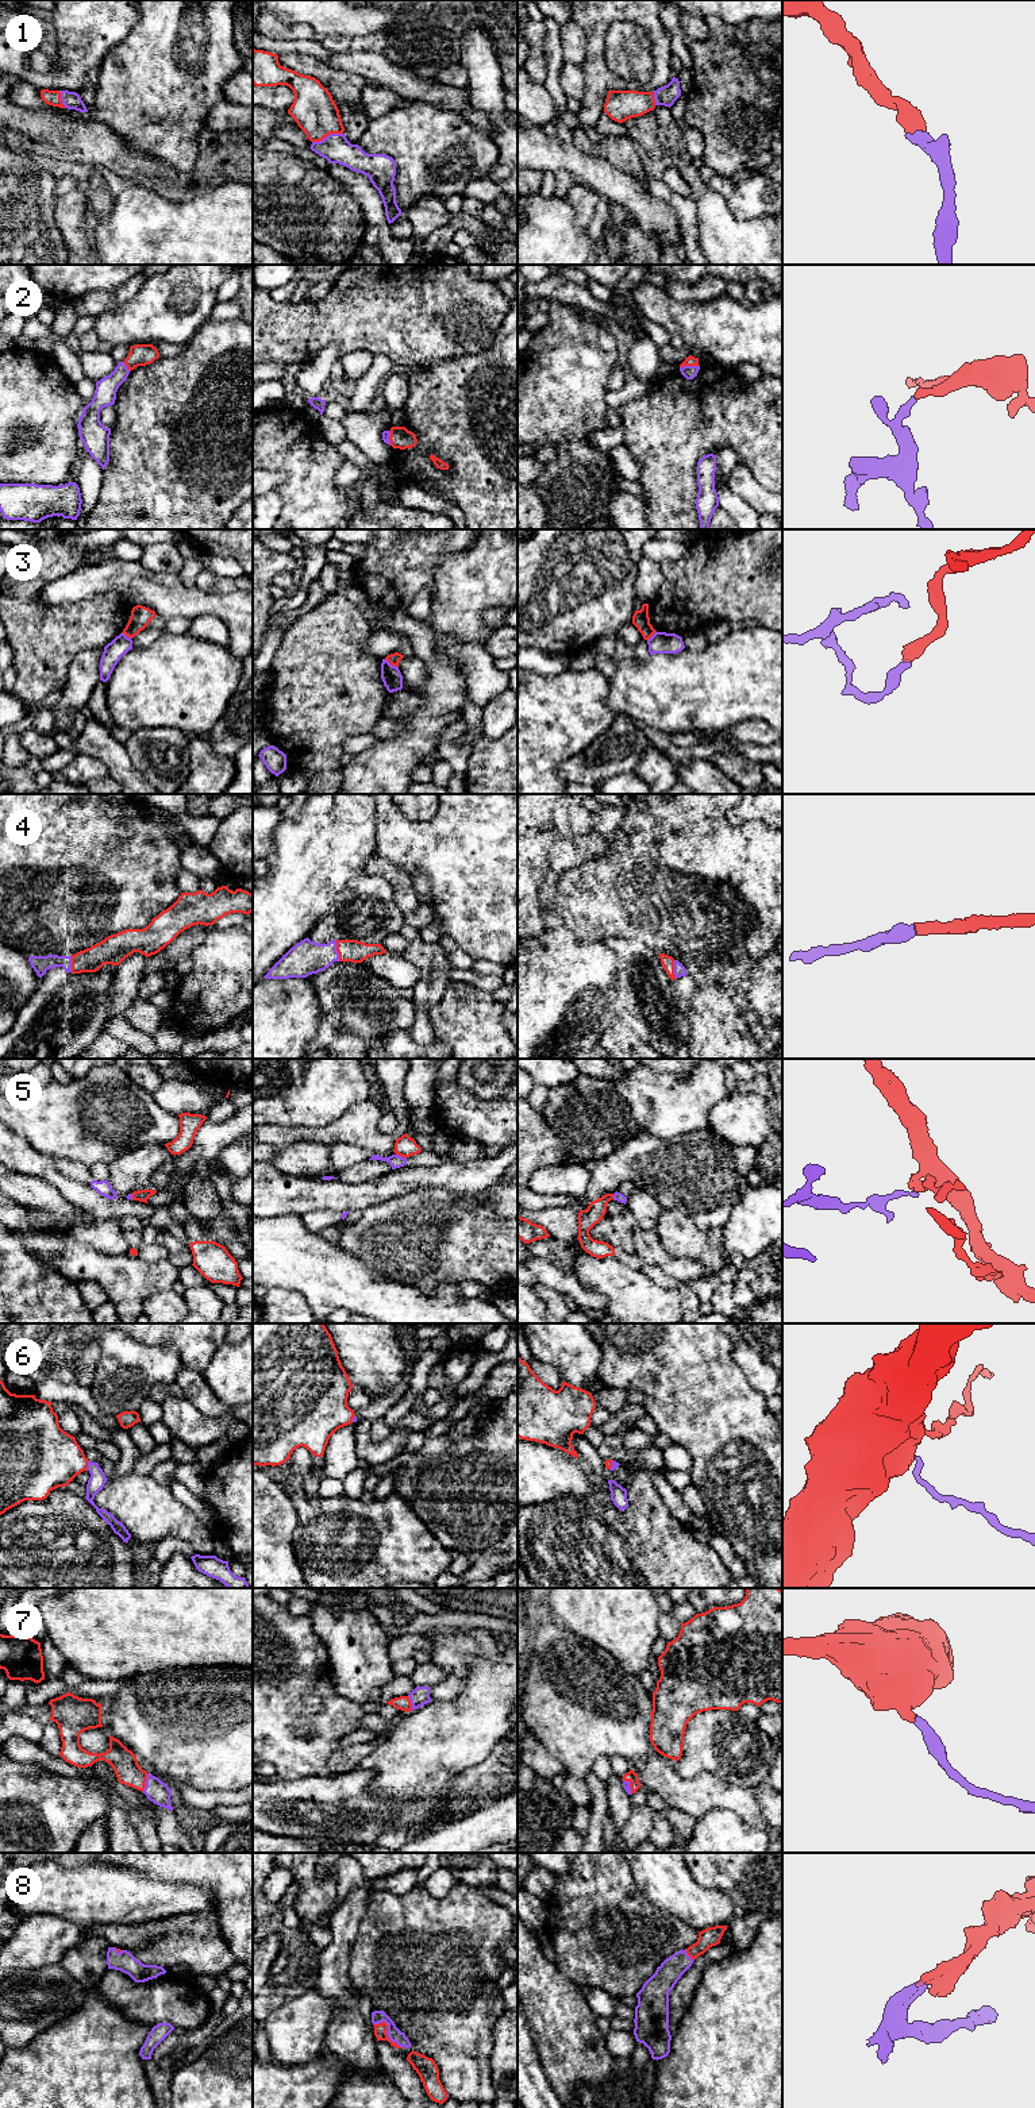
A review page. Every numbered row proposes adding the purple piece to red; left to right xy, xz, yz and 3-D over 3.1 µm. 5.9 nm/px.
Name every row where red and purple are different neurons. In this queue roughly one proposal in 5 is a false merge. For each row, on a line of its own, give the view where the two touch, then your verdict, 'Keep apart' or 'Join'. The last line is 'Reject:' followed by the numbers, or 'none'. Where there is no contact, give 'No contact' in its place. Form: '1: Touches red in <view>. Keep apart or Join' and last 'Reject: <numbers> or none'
1: Touches red in xz. Join
2: Touches red in yz. Join
3: Touches red in xz. Keep apart
4: Touches red in xz. Join
5: Touches red in xz. Keep apart
6: Touches red in xy. Join
7: Touches red in xy. Join
8: Touches red in xz. Join
Reject: 3, 5

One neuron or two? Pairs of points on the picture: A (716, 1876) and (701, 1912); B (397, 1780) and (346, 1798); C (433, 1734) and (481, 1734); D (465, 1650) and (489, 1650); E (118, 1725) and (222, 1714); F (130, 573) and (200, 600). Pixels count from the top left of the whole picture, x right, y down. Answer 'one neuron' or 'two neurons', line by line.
A: two neurons
B: two neurons
C: one neuron
D: one neuron
E: one neuron
F: one neuron

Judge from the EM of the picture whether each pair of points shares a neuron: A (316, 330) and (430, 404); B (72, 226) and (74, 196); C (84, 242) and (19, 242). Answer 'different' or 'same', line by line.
A: different
B: same
C: different

